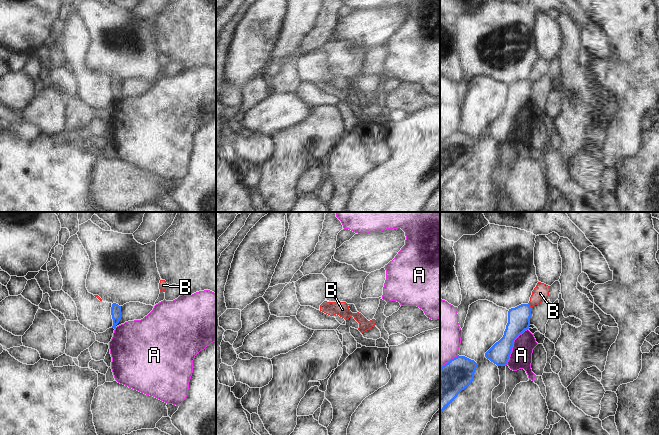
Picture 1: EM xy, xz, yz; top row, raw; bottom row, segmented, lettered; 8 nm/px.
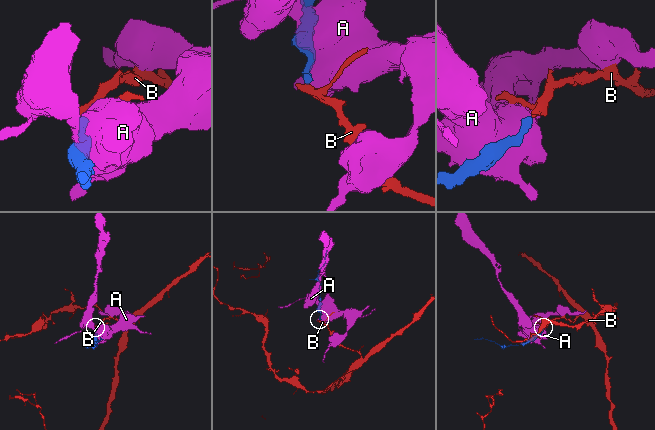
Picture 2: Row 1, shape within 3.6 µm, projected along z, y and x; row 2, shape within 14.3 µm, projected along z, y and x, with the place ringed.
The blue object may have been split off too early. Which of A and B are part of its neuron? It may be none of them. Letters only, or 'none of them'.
B

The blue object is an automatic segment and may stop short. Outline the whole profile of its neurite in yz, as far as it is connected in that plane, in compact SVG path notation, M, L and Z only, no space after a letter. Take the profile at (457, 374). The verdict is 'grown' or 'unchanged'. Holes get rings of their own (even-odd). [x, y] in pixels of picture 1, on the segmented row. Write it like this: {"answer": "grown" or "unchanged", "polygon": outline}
{"answer": "unchanged", "polygon": "M457 356L440 368L440 414L474 380L477 363Z"}

